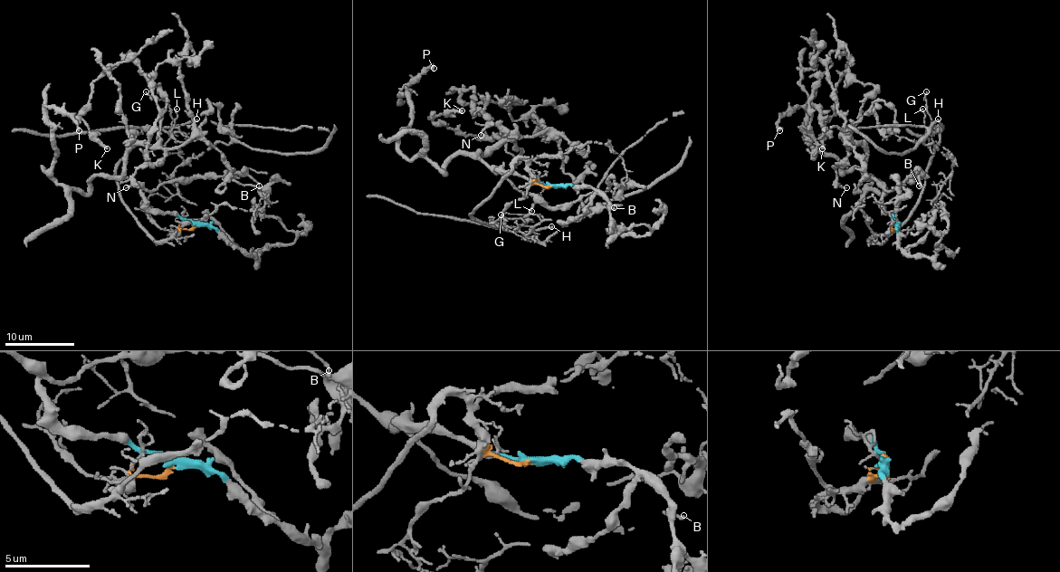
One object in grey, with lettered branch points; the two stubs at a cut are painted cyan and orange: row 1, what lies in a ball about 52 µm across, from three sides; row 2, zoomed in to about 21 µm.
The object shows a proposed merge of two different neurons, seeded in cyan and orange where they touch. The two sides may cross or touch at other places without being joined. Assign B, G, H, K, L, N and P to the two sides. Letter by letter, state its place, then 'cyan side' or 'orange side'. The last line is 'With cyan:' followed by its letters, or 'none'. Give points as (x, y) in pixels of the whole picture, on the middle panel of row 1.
B: at (614, 207); cyan side
G: at (501, 214); orange side
H: at (551, 226); orange side
K: at (462, 110); cyan side
L: at (531, 211); orange side
N: at (481, 135); cyan side
P: at (434, 68); cyan side
With cyan: B, K, N, P

